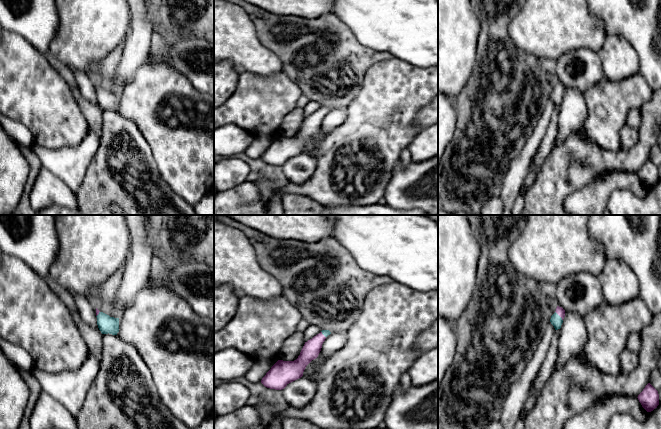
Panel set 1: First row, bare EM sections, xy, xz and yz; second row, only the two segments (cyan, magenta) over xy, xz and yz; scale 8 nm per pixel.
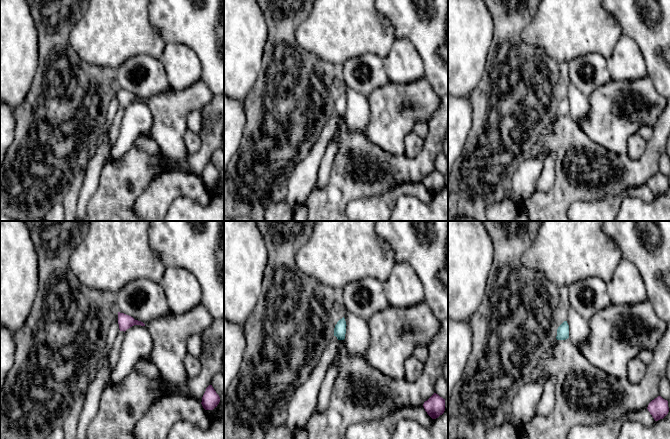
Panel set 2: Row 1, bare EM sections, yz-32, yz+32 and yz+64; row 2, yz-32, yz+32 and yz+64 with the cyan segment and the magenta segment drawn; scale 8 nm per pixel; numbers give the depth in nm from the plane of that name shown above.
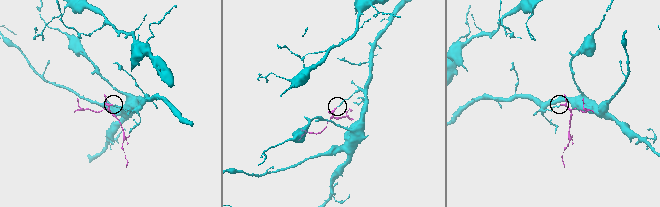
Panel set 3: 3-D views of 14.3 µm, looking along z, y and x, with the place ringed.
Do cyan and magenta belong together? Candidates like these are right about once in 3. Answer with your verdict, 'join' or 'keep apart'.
join

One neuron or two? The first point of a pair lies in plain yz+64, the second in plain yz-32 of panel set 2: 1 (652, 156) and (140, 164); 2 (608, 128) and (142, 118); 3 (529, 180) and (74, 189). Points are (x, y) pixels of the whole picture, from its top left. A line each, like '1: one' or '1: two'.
1: one
2: two
3: one

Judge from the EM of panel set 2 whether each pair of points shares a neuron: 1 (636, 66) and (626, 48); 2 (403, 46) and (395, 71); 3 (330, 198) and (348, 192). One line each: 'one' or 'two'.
1: one
2: one
3: one

